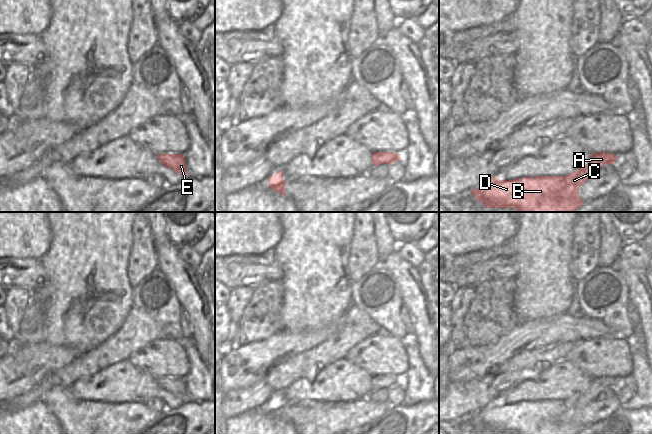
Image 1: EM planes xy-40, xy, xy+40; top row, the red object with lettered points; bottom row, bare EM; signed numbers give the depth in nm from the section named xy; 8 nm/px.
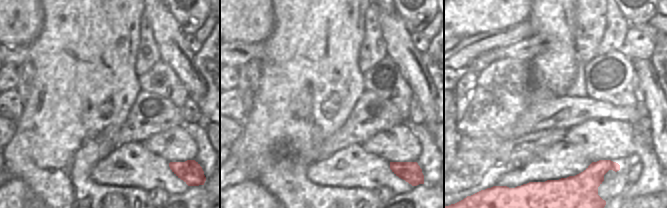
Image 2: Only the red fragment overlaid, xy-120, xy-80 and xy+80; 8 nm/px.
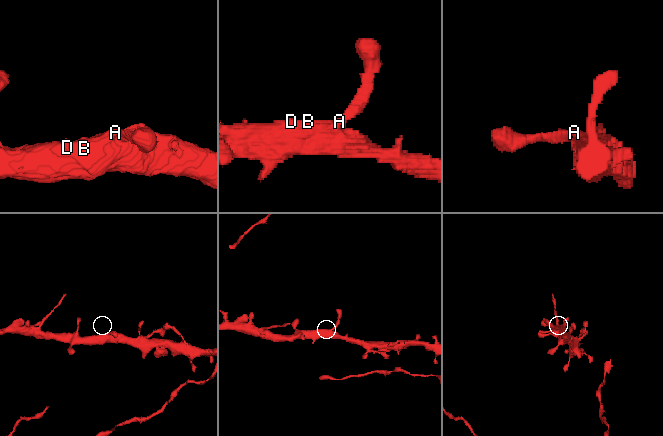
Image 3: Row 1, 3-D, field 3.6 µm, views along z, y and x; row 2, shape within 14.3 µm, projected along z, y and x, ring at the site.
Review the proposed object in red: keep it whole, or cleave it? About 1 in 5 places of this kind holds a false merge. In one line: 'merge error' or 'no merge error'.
no merge error

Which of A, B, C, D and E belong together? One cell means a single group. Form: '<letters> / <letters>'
A B C D E

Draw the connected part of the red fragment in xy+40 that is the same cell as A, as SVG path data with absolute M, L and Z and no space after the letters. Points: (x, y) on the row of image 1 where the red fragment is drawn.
M608 152L591 154L589 163L566 176L526 176L514 180L500 180L496 176L492 180L478 186L470 192L478 202L482 202L486 208L514 208L519 212L574 212L585 202L579 197L579 187L588 180L597 176L597 171L604 164L615 164L617 156Z

